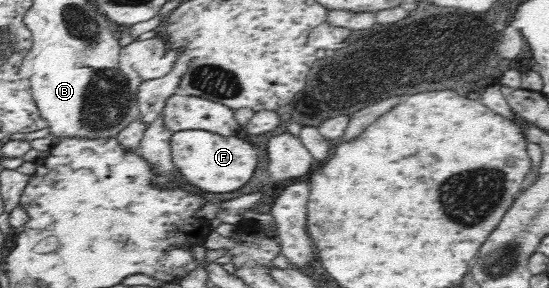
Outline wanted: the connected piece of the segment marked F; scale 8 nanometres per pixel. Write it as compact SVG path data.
M199 129L175 132L171 141L174 167L190 183L211 193L229 193L241 189L253 177L259 155L252 143L237 136L221 136Z

